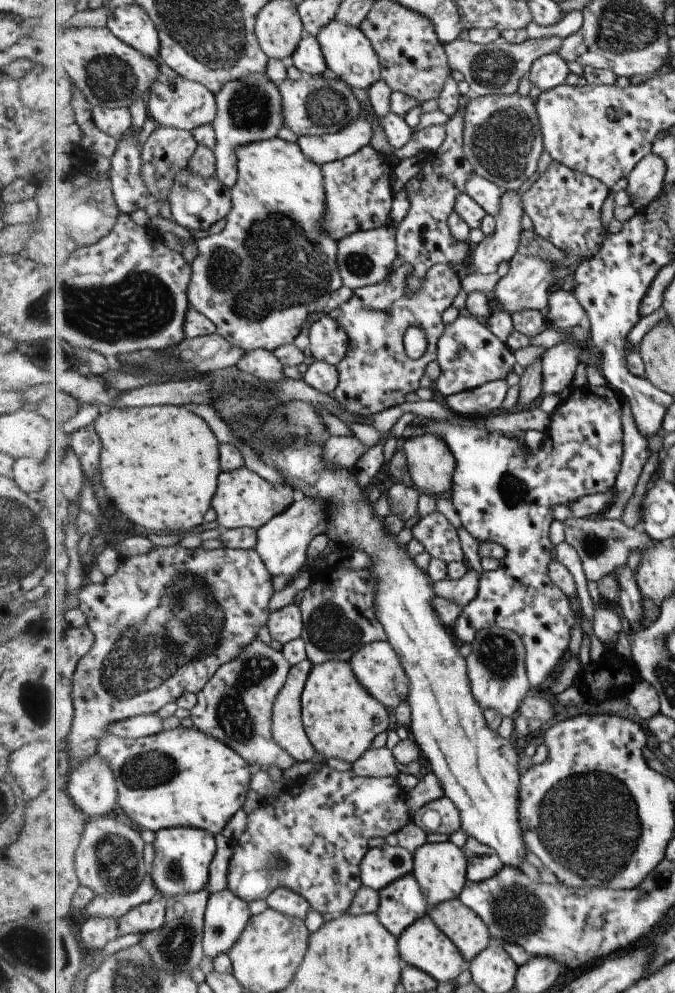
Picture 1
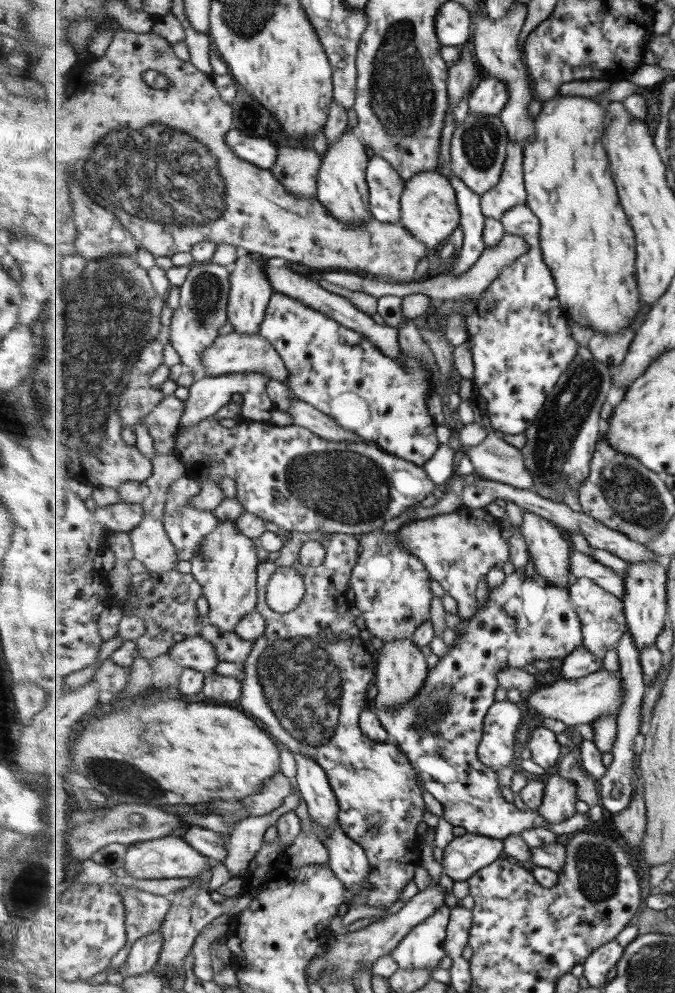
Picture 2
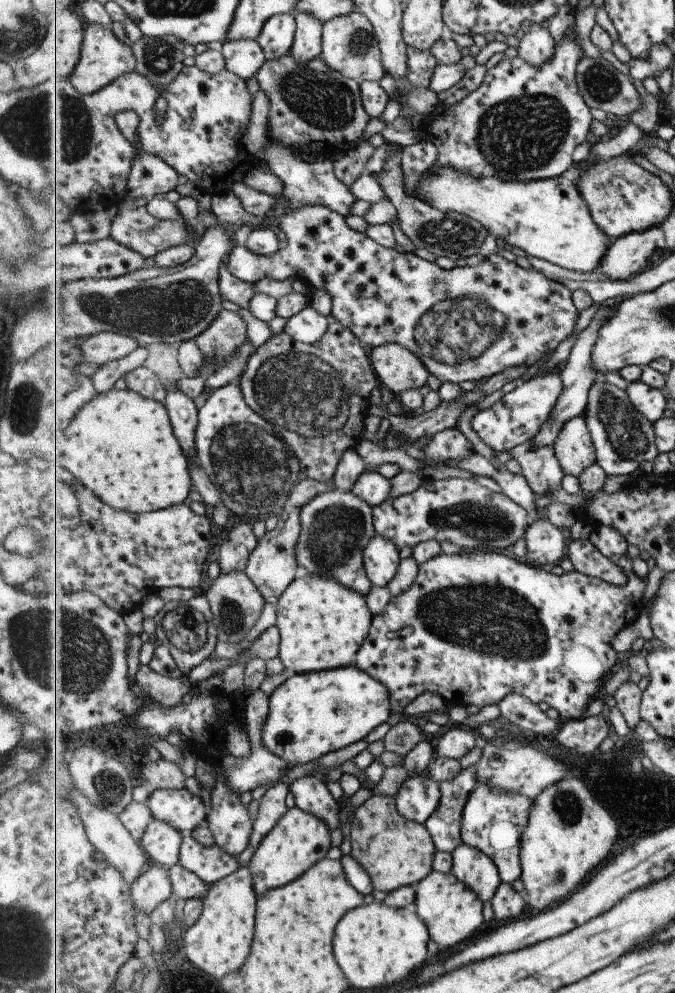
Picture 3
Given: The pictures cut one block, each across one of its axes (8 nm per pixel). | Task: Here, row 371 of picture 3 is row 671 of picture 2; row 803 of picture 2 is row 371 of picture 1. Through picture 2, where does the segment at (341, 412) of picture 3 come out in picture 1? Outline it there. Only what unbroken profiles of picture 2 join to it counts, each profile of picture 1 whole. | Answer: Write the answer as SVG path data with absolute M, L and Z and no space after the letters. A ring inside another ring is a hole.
M403 263L381 283L355 290L348 302L329 313L351 340L348 356L336 366L340 384L333 395L351 413L368 417L403 404L407 394L419 390L427 364L437 361L438 343L446 326L443 312L459 294L463 273L452 265L437 264L426 273L420 291L408 293L408 279L413 272L411 264ZM412 325L423 327L428 341L428 350L419 359L408 356L404 346L404 335Z

